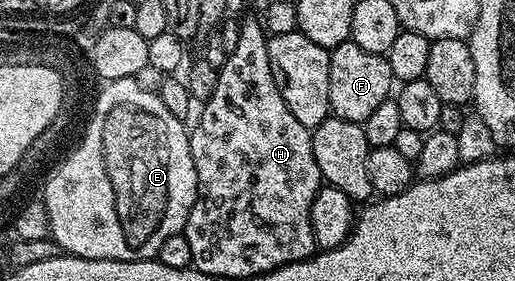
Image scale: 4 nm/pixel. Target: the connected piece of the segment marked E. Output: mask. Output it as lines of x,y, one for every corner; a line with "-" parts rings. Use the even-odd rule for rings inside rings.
136,86
136,103
128,103
128,97
118,99
106,109
102,117
102,125
98,125
100,133
100,169
106,179
106,199
112,199
114,213
102,213
102,223
88,225
88,233
64,233
64,243
56,231
56,225
48,225
51,239
60,246
61,252
77,255
79,259
109,259
120,261
120,247
132,247
128,241
124,221
120,211
128,209
136,215
136,256
139,259
155,259
162,241
166,237
174,237
183,232
186,221
190,217
190,209
196,203
198,184
194,157
188,144
189,132
184,131
185,124
174,117
160,100
159,94
141,90

